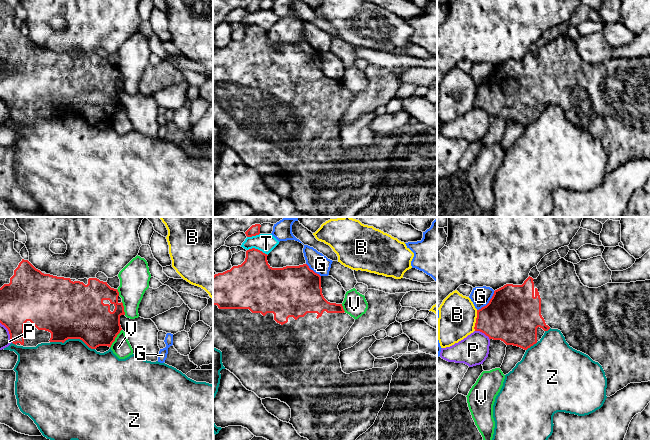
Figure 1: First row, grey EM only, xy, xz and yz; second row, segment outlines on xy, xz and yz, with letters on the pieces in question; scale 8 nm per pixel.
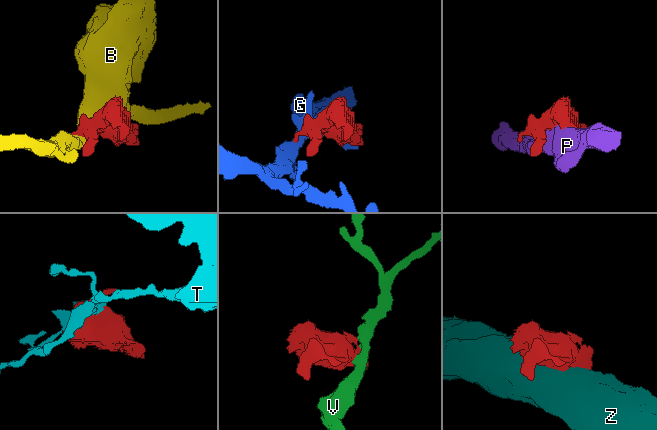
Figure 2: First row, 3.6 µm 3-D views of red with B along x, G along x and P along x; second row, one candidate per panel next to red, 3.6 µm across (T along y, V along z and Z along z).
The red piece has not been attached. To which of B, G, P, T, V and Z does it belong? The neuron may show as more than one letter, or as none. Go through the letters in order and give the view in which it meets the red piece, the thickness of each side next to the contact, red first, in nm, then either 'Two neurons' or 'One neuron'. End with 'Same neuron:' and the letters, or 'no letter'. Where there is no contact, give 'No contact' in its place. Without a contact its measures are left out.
B: Touches red in yz. Thickness 380 nm (red) against 300 nm. Two neurons
G: Touches red in yz. Thickness 440 nm (red) against 160 nm. Two neurons
P: Touches red in xy. Thickness 320 nm (red) against 90 nm. Two neurons
T: Touches red in xz. Thickness 340 nm (red) against 150 nm. Two neurons
V: Touches red in xy. Thickness 360 nm (red) against 150 nm. Two neurons
Z: Touches red in xy. Thickness 460 nm (red) against 460 nm. Two neurons
Same neuron: no letter

